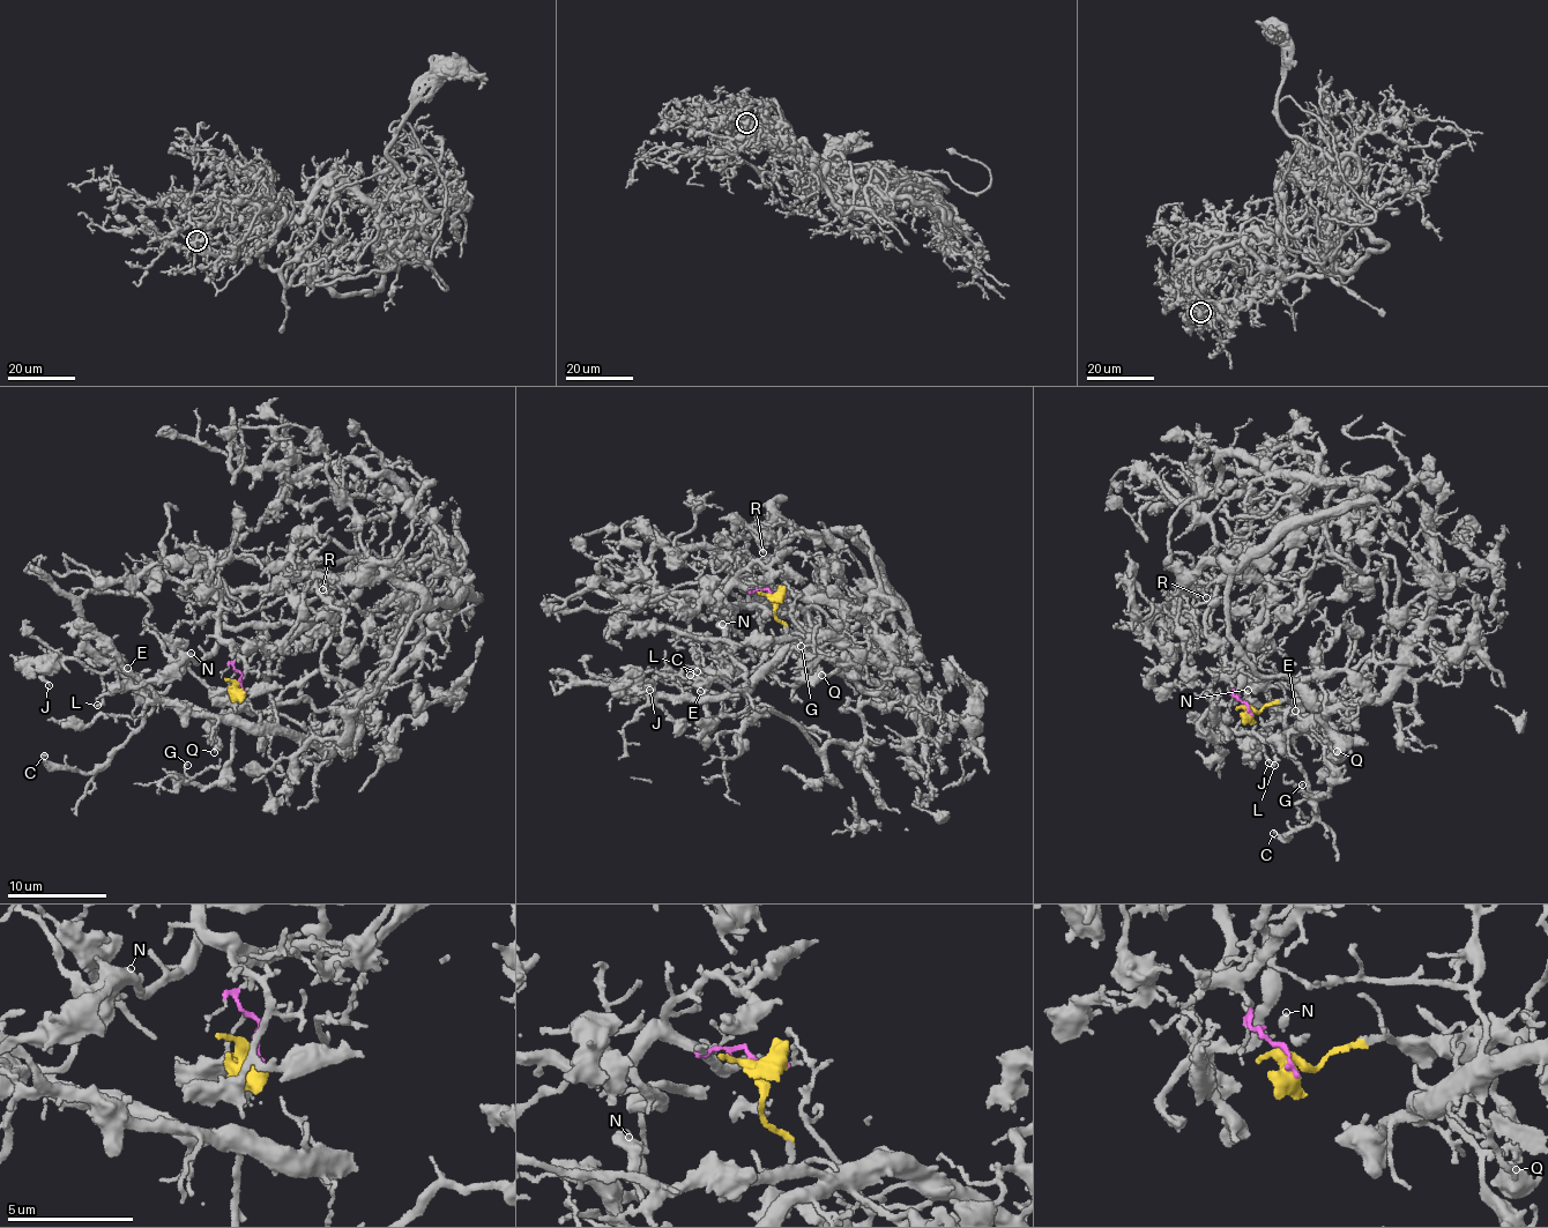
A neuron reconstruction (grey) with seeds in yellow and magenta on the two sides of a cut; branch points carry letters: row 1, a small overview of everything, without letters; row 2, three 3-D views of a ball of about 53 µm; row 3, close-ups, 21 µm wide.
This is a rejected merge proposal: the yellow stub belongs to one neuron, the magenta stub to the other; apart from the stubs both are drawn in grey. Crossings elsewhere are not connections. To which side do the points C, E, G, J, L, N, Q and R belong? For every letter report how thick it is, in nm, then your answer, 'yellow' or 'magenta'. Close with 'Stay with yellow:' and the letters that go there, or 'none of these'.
C: 140 nm | magenta
E: 130 nm | magenta
G: 130 nm | magenta
J: 180 nm | yellow
L: 220 nm | yellow
N: 340 nm | yellow
Q: 240 nm | yellow
R: 120 nm | magenta
Stay with yellow: J, L, N, Q

